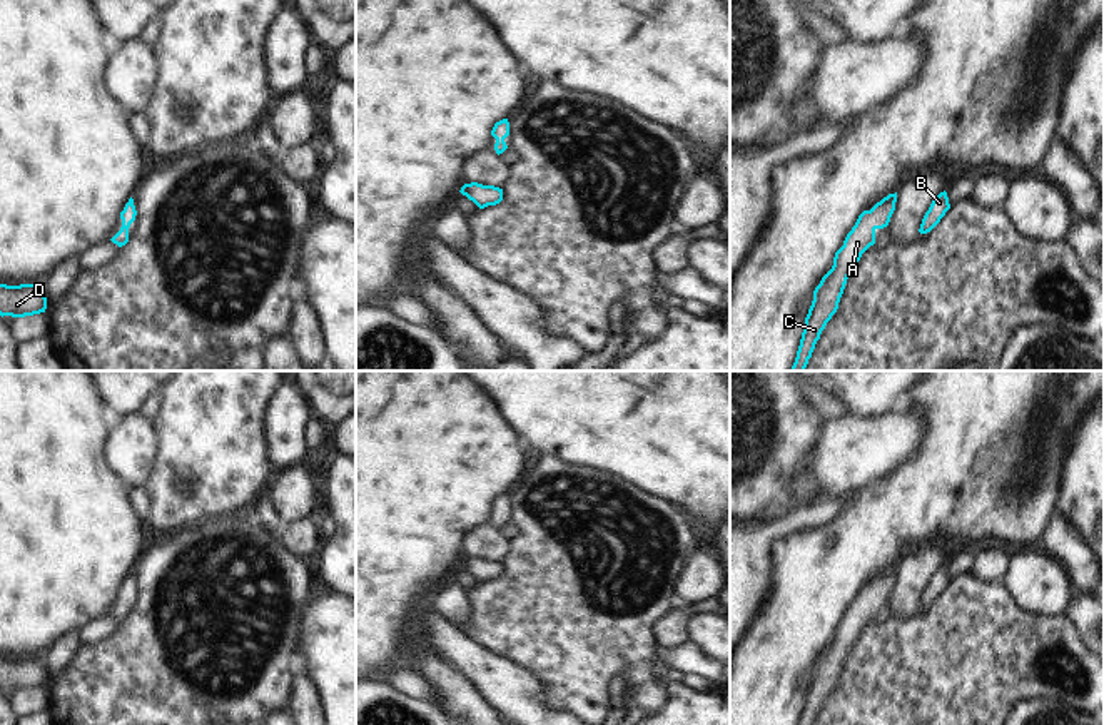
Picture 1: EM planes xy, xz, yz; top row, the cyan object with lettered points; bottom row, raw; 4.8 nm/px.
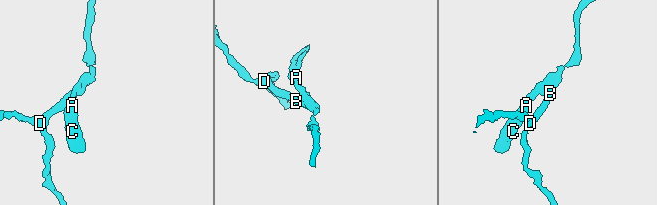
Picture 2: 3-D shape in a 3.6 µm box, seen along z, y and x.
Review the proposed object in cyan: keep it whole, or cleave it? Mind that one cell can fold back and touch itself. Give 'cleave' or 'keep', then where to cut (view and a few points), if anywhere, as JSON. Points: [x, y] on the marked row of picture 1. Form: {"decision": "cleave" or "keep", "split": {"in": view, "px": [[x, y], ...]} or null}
{"decision": "keep", "split": null}

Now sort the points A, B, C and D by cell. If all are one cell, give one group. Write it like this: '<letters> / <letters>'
A B C D

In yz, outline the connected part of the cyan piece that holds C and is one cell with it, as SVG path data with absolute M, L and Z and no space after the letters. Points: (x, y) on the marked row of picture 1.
M897 192L884 197L870 210L863 210L847 234L843 246L835 252L832 269L813 291L813 301L790 371L805 371L822 331L838 309L850 272L857 267L862 254L875 244L875 231L889 226L895 202Z

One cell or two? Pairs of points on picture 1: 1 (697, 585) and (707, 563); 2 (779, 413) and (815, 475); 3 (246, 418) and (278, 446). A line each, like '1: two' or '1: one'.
1: one
2: two
3: two

